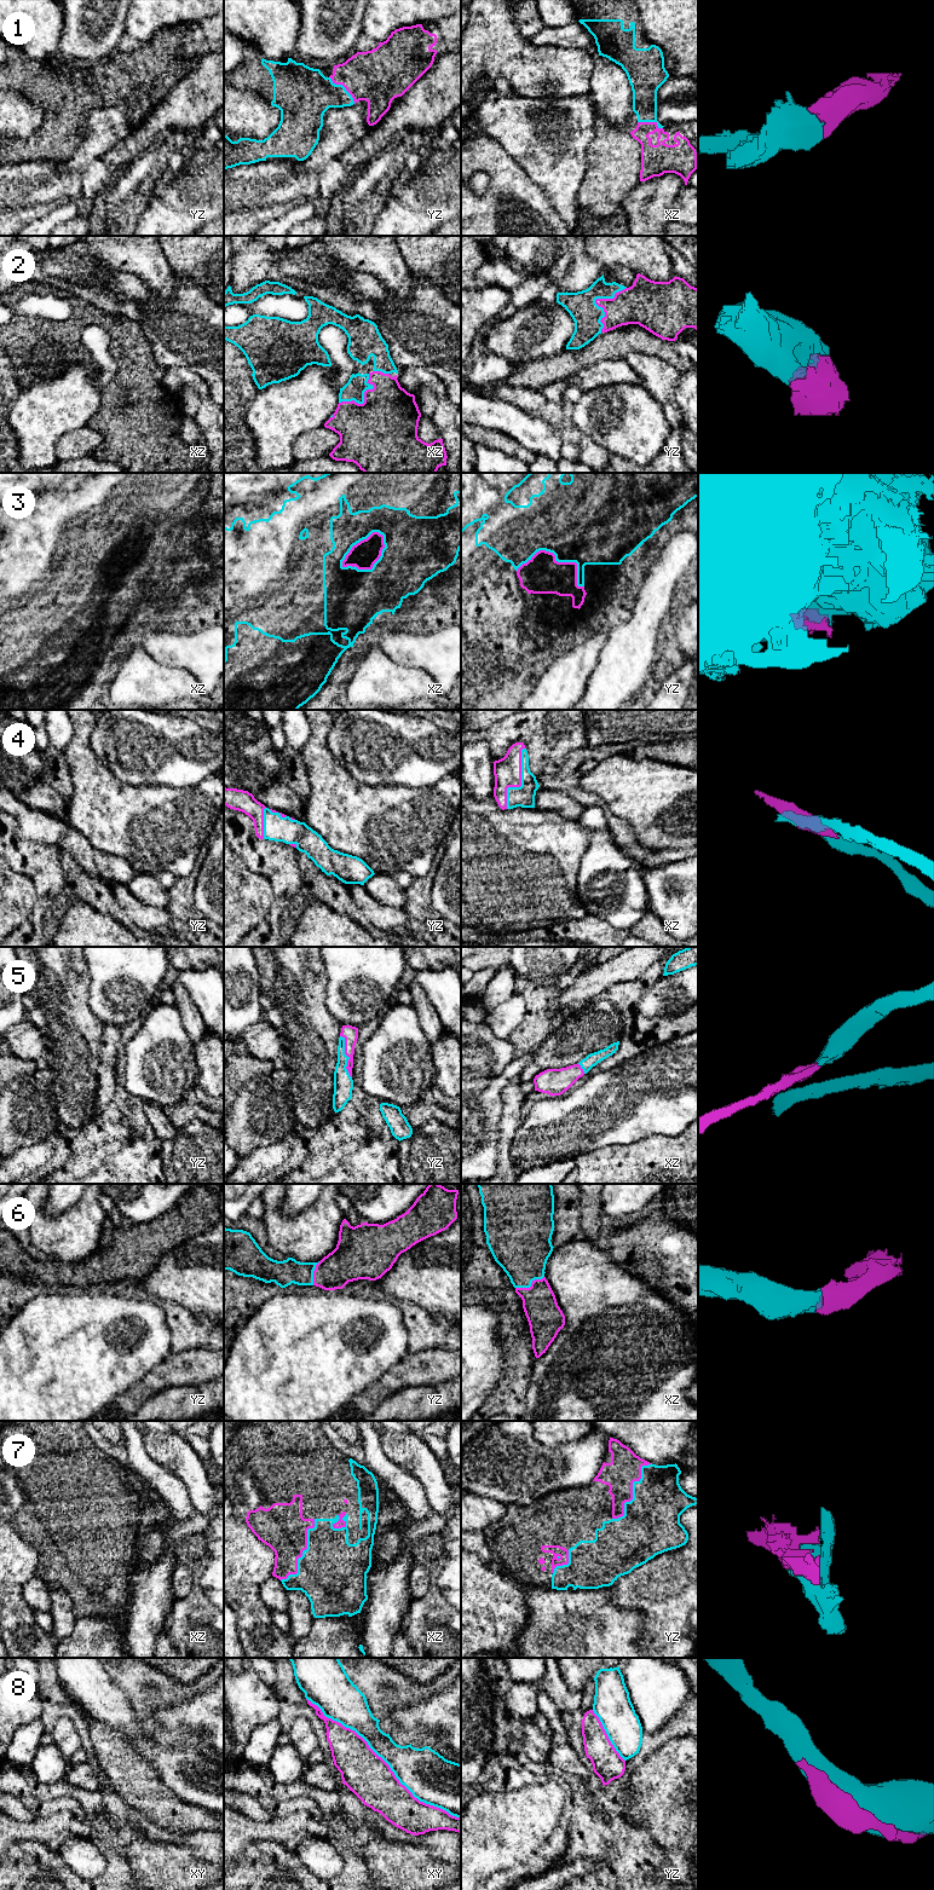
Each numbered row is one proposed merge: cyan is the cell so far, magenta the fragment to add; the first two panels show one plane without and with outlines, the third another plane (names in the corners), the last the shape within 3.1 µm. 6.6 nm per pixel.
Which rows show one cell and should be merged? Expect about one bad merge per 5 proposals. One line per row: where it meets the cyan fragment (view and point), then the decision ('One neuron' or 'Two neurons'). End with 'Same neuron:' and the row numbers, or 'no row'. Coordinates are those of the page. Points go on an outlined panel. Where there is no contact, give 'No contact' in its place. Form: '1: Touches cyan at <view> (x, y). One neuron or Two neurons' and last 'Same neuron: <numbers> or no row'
1: Touches cyan at yz (344, 87). One neuron
2: Touches cyan at yz (594, 301). One neuron
3: Touches cyan at xz (358, 542). Two neurons
4: Touches cyan at xz (522, 782). One neuron
5: Touches cyan at yz (347, 1057). One neuron
6: Touches cyan at xz (530, 1285). One neuron
7: Touches cyan at xz (303, 1553). One neuron
8: Touches cyan at xy (385, 1761). Two neurons
Same neuron: 1, 2, 4, 5, 6, 7

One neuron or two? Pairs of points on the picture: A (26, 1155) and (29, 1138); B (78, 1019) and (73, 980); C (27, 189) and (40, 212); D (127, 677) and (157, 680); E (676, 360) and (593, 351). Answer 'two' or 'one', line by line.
A: two
B: one
C: two
D: one
E: one

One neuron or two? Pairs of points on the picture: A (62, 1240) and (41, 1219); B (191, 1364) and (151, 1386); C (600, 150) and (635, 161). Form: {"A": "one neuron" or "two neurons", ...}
{"A": "one neuron", "B": "one neuron", "C": "one neuron"}

